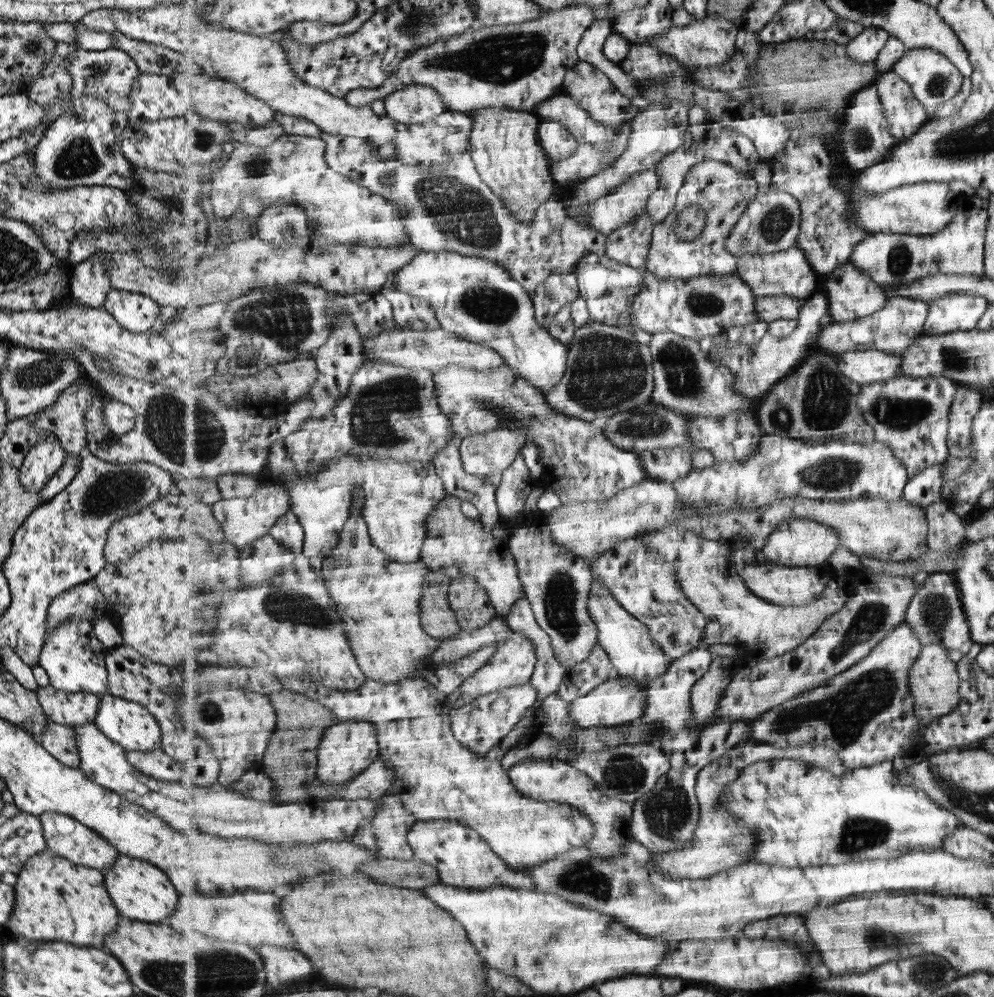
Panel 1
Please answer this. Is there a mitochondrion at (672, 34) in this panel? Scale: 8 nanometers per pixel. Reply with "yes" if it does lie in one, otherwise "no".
no

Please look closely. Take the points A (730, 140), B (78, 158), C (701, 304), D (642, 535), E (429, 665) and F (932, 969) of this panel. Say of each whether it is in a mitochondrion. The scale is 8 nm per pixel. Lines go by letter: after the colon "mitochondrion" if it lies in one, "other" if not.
A: other
B: mitochondrion
C: mitochondrion
D: other
E: other
F: mitochondrion

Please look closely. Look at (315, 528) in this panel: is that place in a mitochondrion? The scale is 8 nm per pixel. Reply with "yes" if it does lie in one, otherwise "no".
no

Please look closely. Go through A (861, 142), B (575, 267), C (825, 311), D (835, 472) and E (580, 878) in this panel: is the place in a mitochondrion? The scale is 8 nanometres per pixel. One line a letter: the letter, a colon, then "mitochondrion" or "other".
A: mitochondrion
B: other
C: other
D: mitochondrion
E: mitochondrion

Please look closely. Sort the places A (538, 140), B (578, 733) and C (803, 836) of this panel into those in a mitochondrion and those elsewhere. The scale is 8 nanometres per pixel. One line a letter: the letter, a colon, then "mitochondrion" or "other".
A: other
B: mitochondrion
C: other

